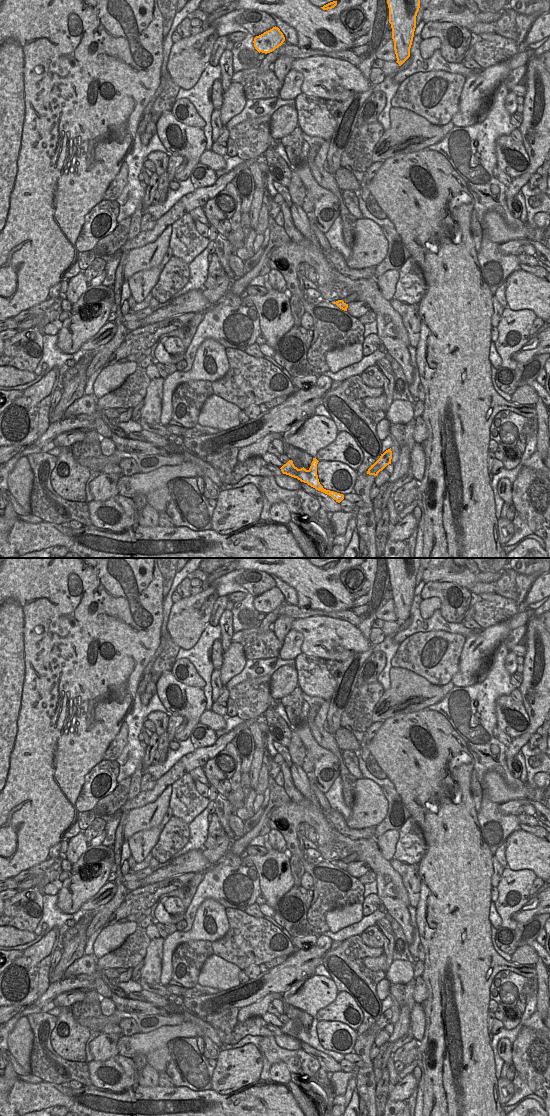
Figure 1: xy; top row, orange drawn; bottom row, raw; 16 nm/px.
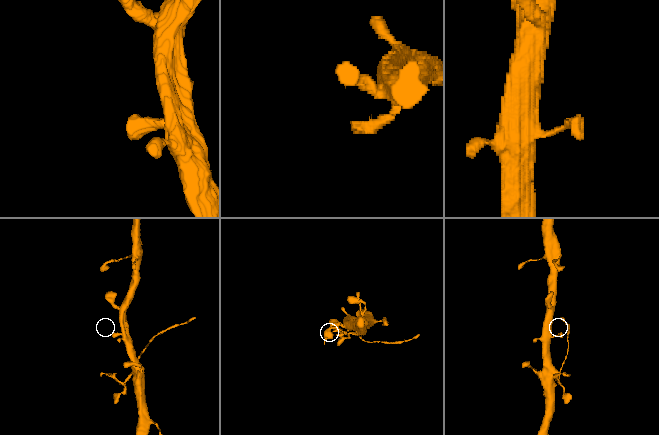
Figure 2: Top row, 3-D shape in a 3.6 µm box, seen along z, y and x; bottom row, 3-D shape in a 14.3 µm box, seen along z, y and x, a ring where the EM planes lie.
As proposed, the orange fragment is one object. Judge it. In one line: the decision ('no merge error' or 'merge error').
merge error

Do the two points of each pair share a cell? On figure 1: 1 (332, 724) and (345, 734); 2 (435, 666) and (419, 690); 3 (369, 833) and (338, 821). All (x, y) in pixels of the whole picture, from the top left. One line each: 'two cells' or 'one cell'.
1: two cells
2: two cells
3: one cell

